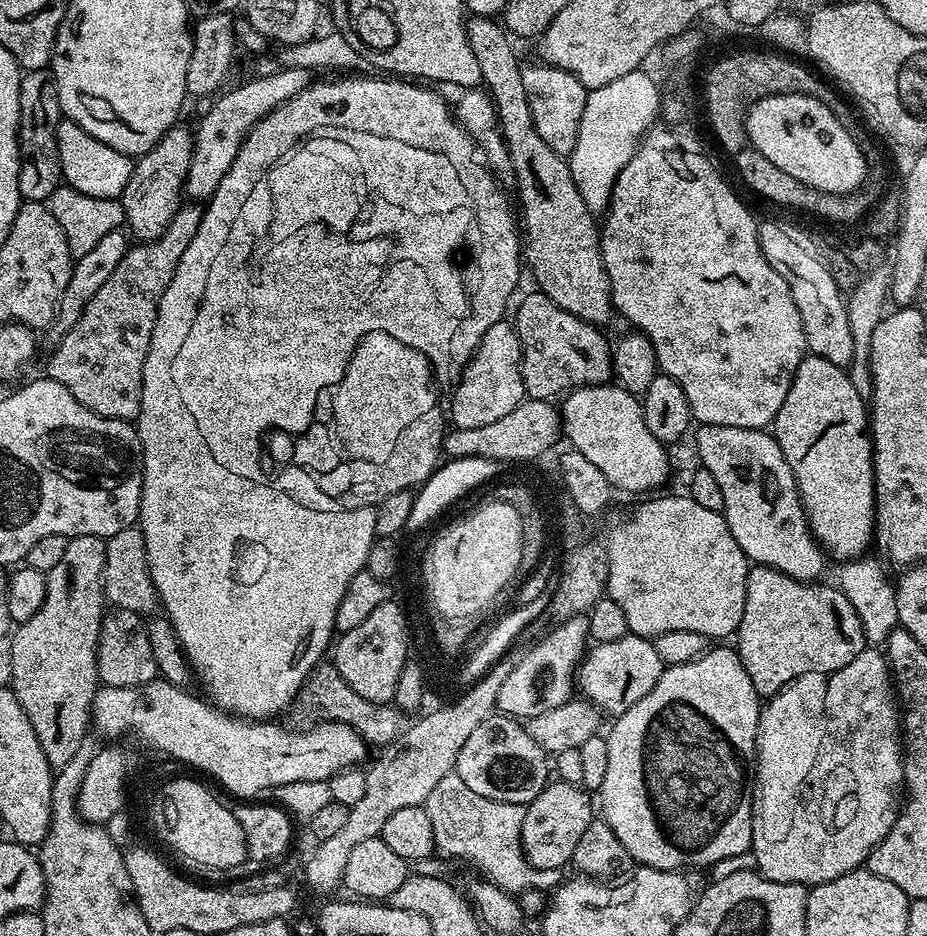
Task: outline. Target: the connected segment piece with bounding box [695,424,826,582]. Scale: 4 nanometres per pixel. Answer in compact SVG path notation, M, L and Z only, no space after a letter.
M700 424L695 432L699 463L718 481L724 518L744 555L753 565L773 568L795 580L819 581L826 552L808 527L796 479L776 437L768 430L713 424Z

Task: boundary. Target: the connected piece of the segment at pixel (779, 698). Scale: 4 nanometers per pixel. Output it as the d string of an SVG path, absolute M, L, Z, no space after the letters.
M872 646L865 647L864 651L858 654L858 658L854 658L854 662L846 662L846 666L842 666L842 670L834 670L833 672L811 672L810 674L802 674L798 679L791 680L781 692L771 697L760 709L760 725L756 731L756 762L754 765L754 783L752 785L752 846L750 851L757 856L757 866L755 871L765 876L767 880L774 882L790 882L791 884L802 884L805 886L815 886L817 884L825 884L834 878L842 878L842 874L857 871L867 861L872 851L882 842L882 838L886 838L886 834L890 834L890 830L896 821L898 811L898 800L896 804L896 795L901 795L902 785L904 782L904 757L902 755L902 712L898 707L898 696L894 691L894 681L891 671L888 667L888 658L883 651L875 652Z

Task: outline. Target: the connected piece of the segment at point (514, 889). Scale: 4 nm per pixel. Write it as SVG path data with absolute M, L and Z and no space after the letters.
M451 774L438 782L422 806L426 814L430 814L430 826L434 826L436 852L449 852L460 860L469 860L505 892L521 894L527 888L552 890L561 883L561 869L533 868L524 856L520 839L522 822L526 822L525 805L482 798L482 794L474 794L460 776Z

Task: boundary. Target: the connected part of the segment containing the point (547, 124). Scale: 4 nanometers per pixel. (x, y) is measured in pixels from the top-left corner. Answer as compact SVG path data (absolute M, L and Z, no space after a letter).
M525 63L520 70L522 87L526 90L526 102L530 102L530 114L534 118L534 130L538 130L538 135L544 139L546 146L550 146L550 150L567 158L578 142L578 126L586 110L589 89L584 88L572 72L553 64L535 63Z

